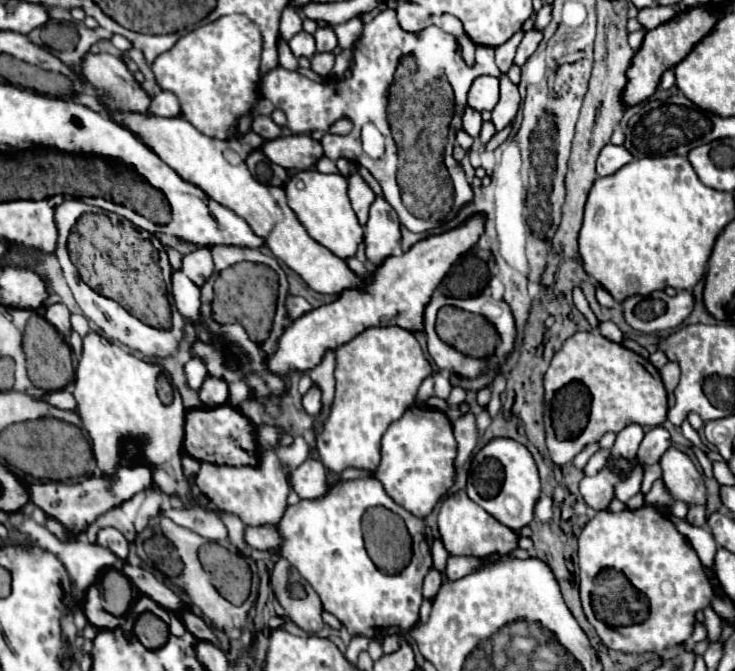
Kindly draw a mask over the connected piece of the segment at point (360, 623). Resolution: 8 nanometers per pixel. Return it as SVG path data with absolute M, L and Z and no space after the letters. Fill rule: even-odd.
M376 477L338 481L324 497L310 501L304 499L290 505L276 529L282 537L280 555L286 557L290 565L296 567L300 575L316 589L324 611L336 615L350 635L382 639L392 631L408 633L416 625L422 605L422 579L432 567L430 545L424 535L422 519L394 503ZM378 505L398 513L406 521L414 541L412 561L400 575L386 575L378 571L364 549L360 531L362 513Z

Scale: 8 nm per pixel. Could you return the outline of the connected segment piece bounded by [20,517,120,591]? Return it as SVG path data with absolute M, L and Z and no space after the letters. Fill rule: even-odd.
M32 517L24 519L20 531L24 531L42 549L54 553L66 567L74 587L78 587L80 591L86 591L96 581L96 573L100 573L100 569L112 567L116 561L120 561L118 557L114 557L114 553L110 553L110 549L102 549L102 545L98 543L88 543L86 537L60 541L46 527L36 525Z

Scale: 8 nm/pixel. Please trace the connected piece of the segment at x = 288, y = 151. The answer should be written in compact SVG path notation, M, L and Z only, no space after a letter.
M288 135L274 141L266 141L262 147L264 155L286 169L312 169L316 161L324 155L320 141L310 135Z

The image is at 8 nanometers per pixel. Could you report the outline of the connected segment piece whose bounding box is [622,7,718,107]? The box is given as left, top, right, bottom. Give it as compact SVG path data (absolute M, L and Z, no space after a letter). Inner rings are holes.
M696 7L696 9L688 9L688 11L680 13L672 21L662 23L660 27L648 31L642 47L638 49L638 53L634 55L634 59L630 63L630 69L626 71L628 81L626 81L626 89L622 91L622 103L626 107L634 107L634 105L646 101L656 91L662 73L674 65L678 65L692 51L692 47L712 31L716 17L718 17L718 11L708 11L706 7Z

